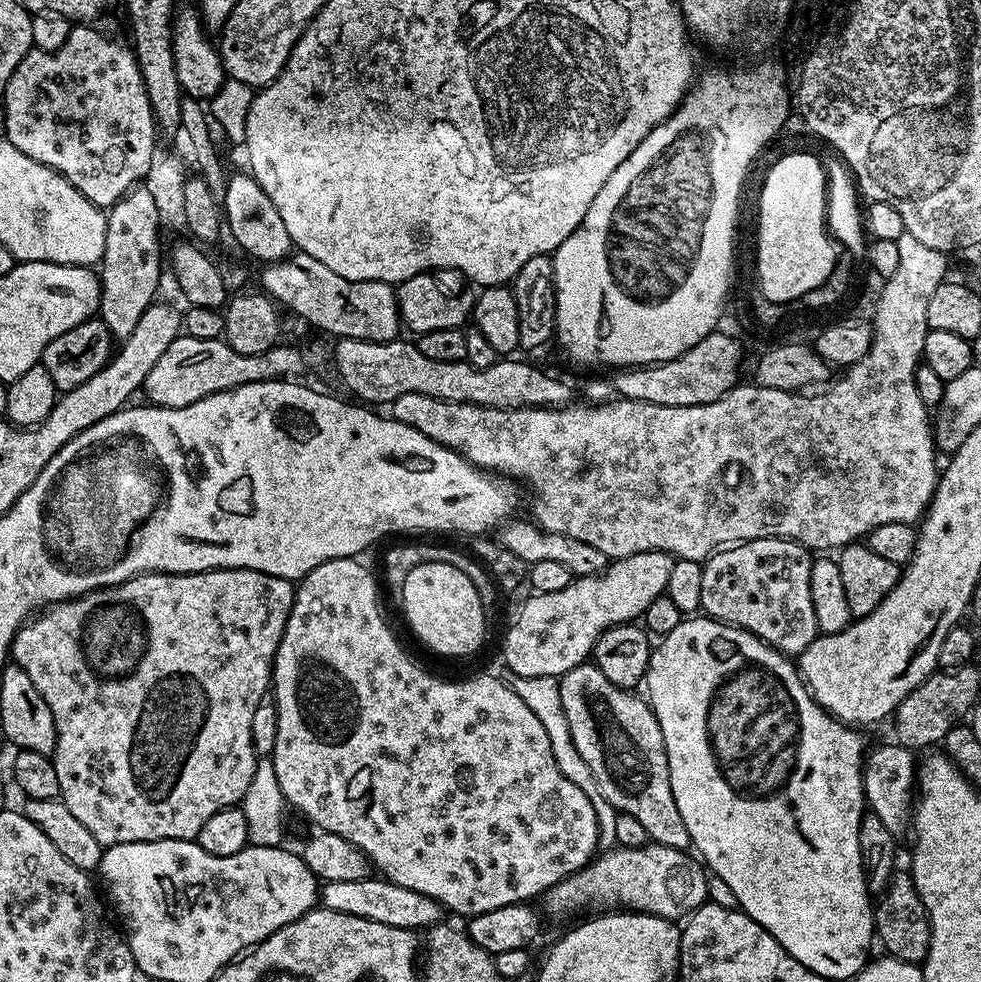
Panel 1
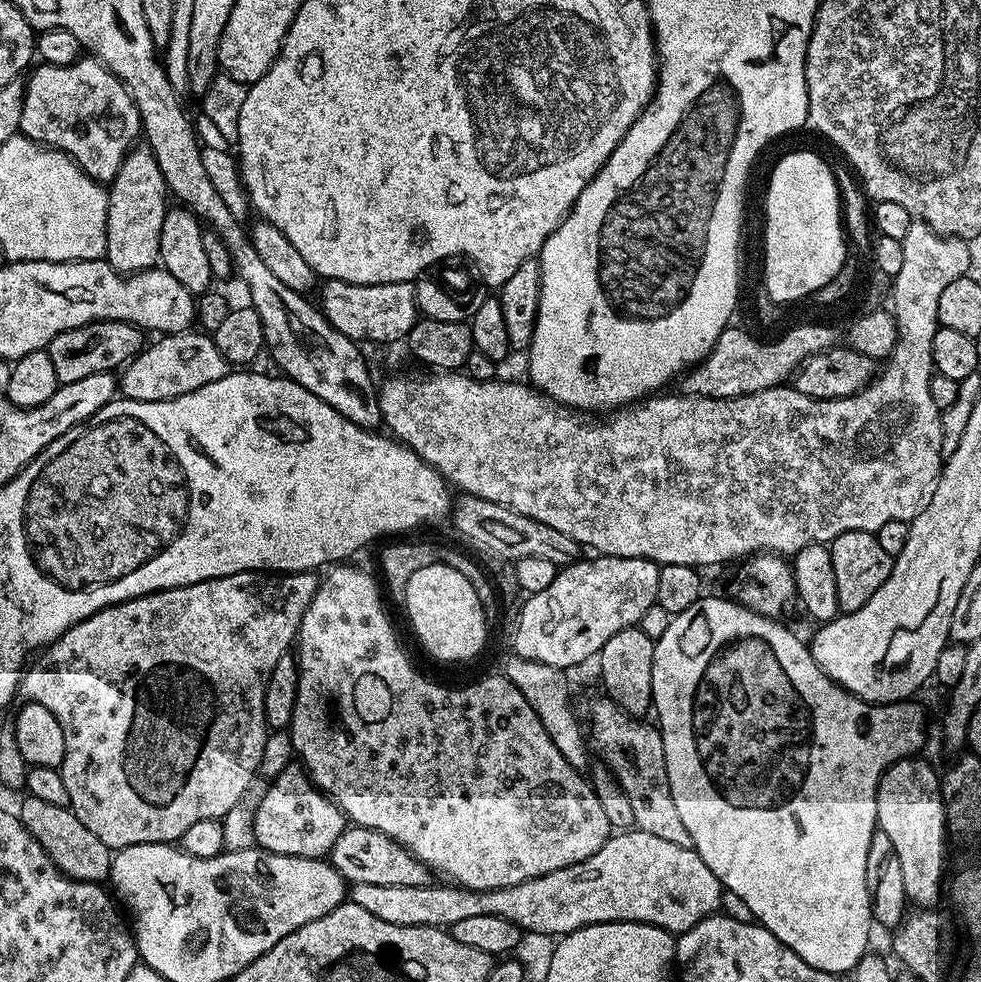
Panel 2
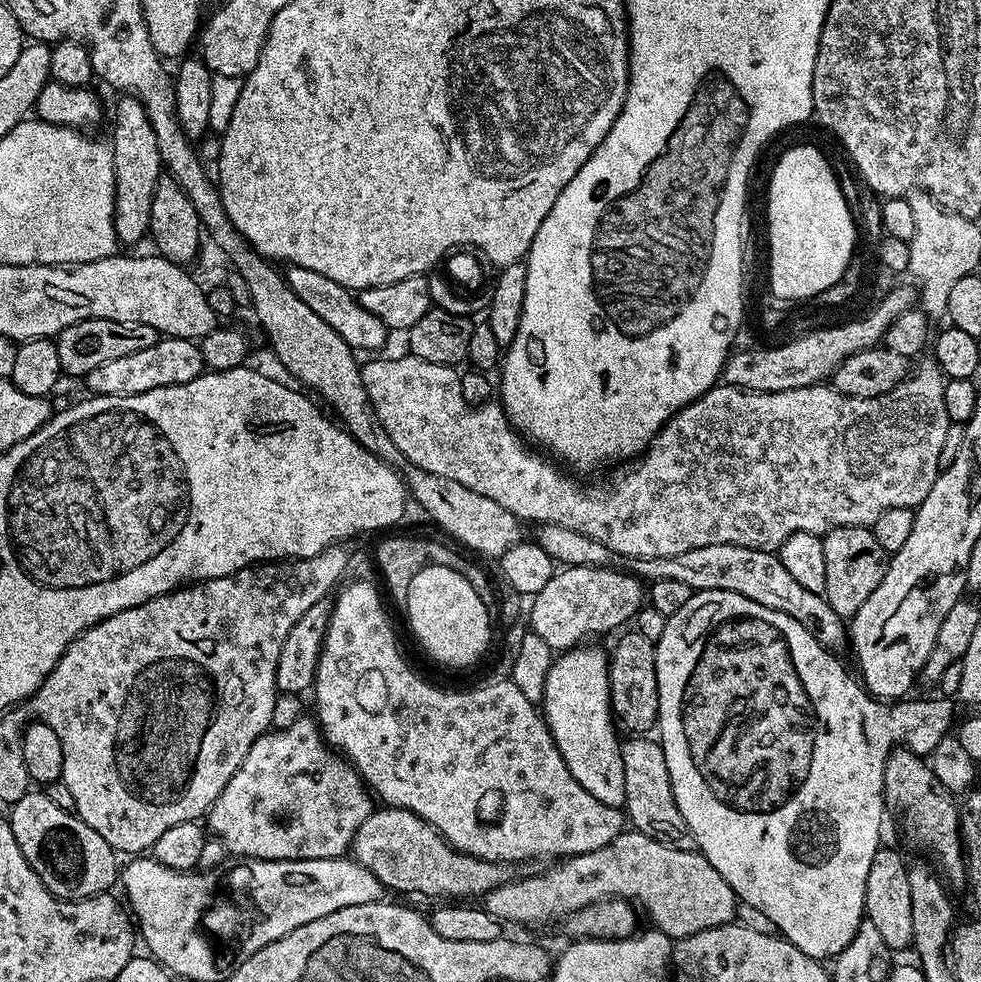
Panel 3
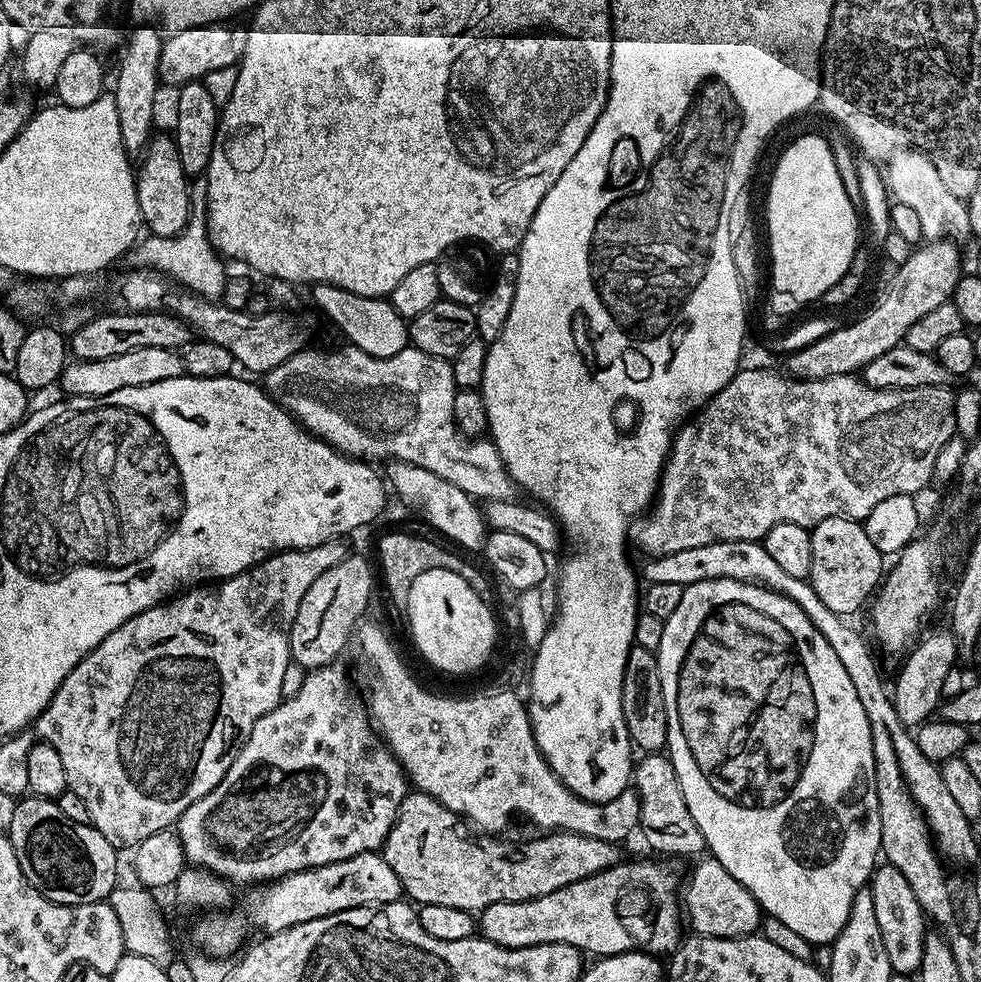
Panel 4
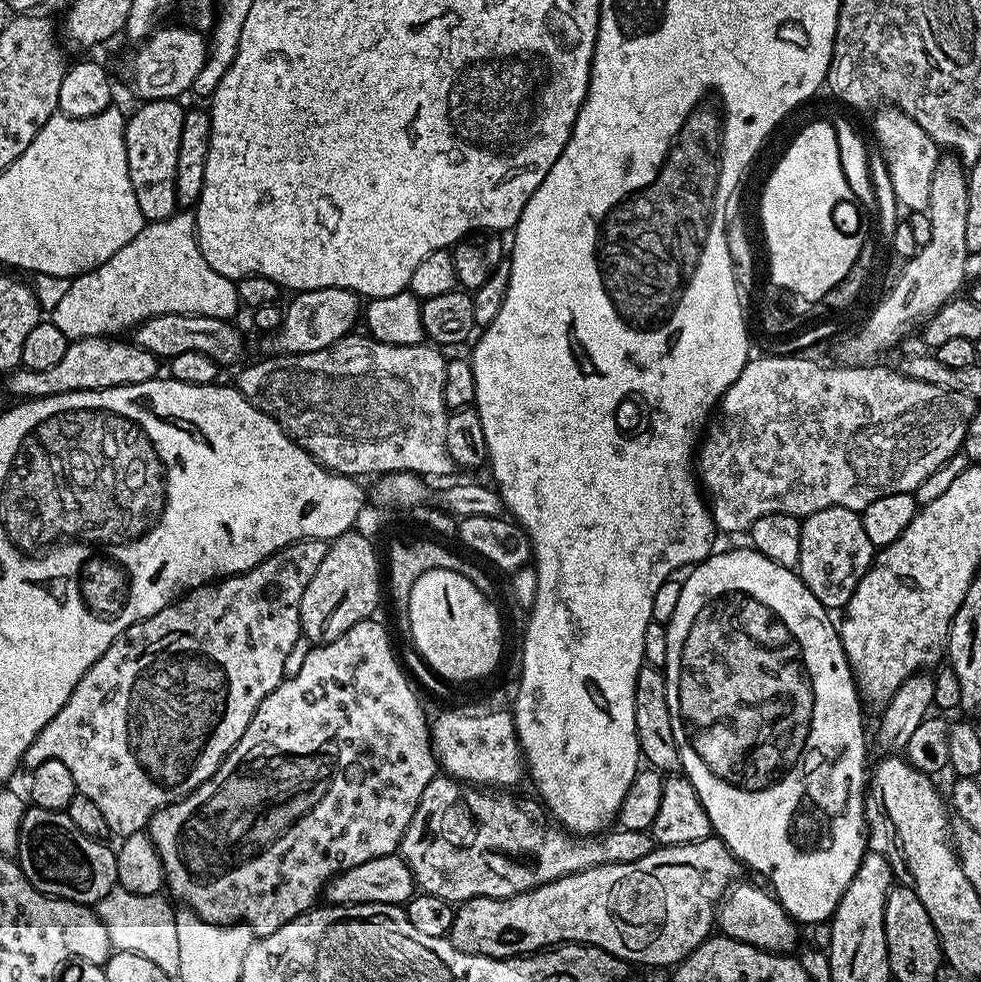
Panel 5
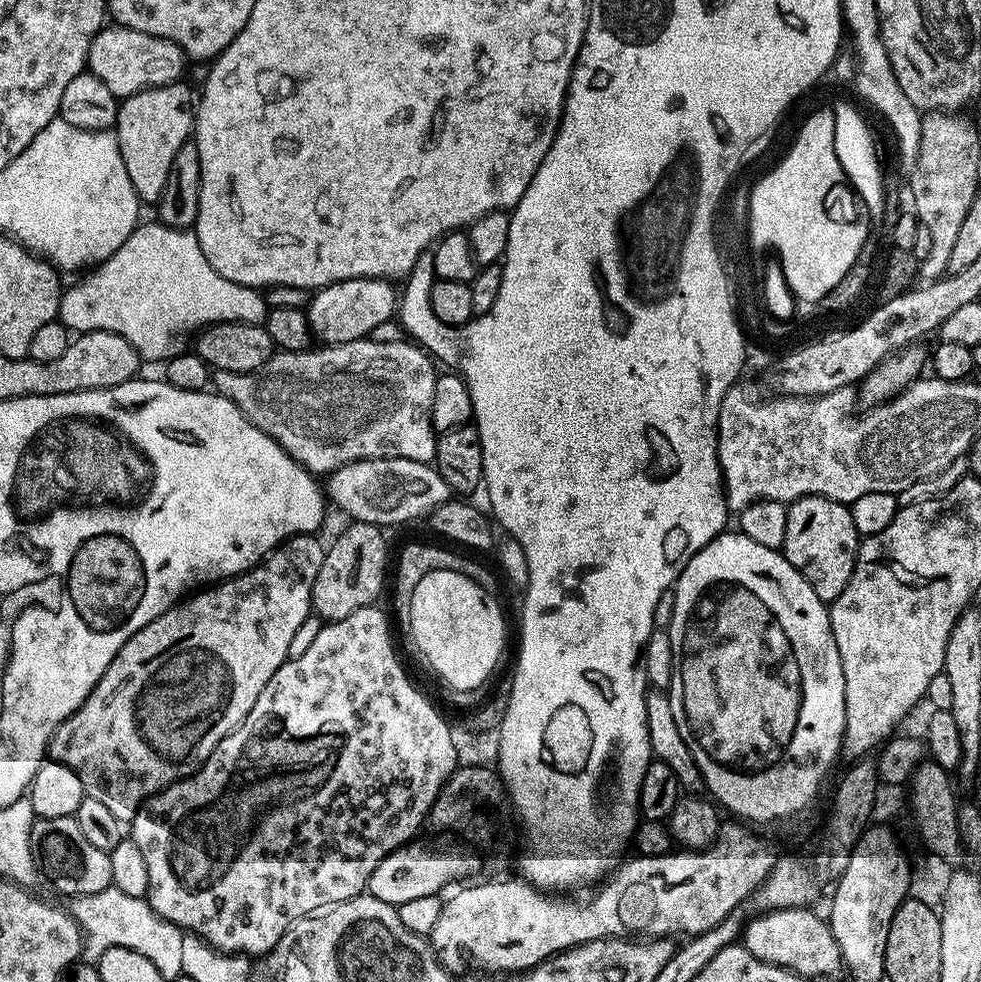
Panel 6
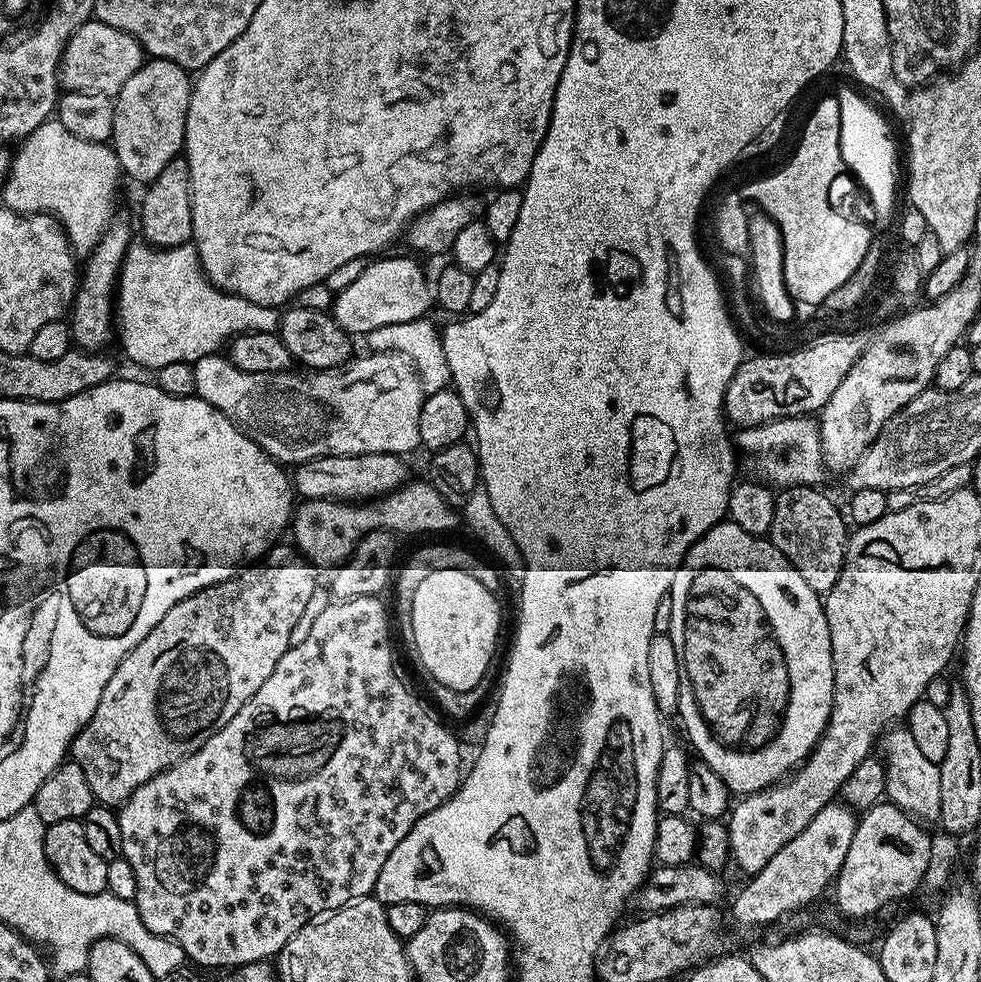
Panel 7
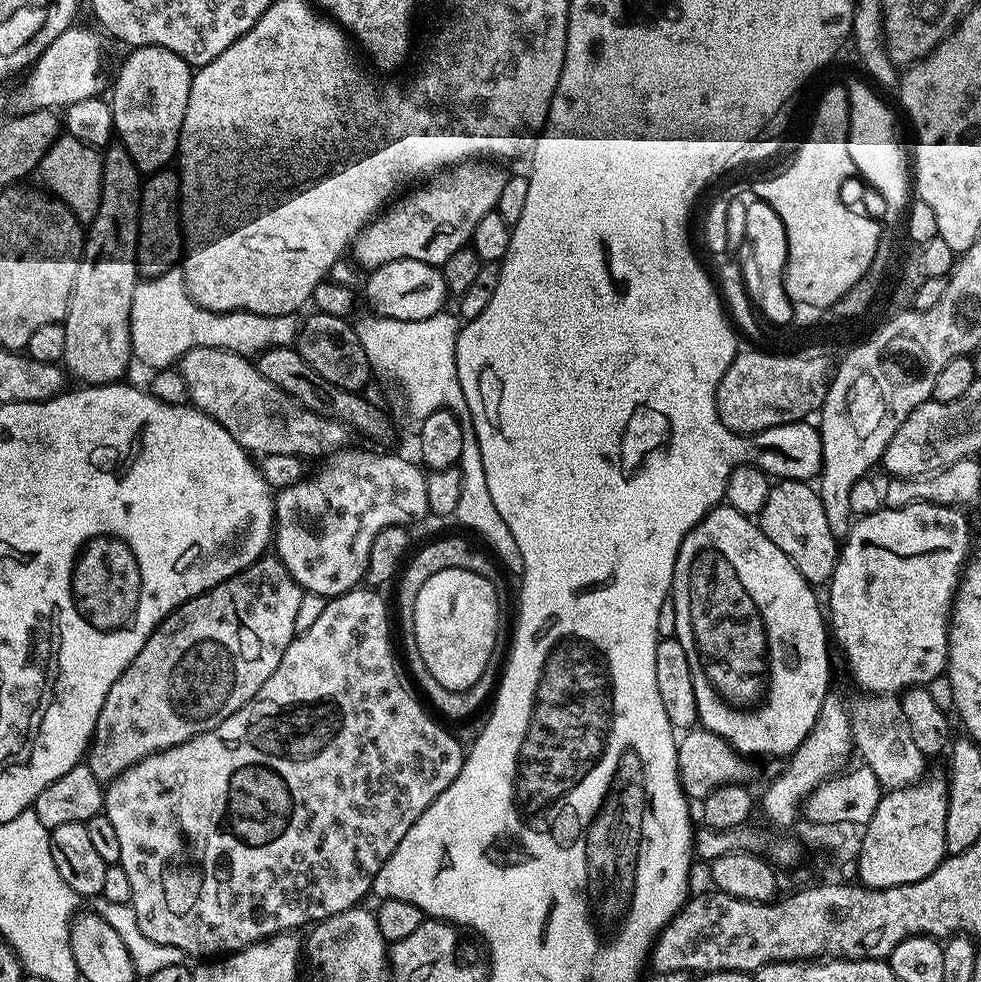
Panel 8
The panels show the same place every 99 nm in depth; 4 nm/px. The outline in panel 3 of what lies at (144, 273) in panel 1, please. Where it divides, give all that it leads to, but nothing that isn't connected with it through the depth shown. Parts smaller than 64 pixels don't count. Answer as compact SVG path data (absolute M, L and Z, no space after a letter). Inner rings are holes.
M127 94L119 97L116 117L112 120L110 143L114 154L114 182L116 183L116 213L114 226L116 239L121 245L136 244L149 235L150 204L154 202L154 192L162 175L158 134L150 126L146 106L136 96Z

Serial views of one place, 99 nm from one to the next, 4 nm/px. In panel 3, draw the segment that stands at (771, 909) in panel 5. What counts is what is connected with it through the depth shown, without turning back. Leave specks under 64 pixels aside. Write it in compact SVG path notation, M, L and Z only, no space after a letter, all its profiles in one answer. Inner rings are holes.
M625 830L614 842L602 846L593 852L581 856L569 856L557 868L550 872L542 872L538 876L528 876L522 880L509 879L508 883L490 890L482 897L482 906L495 920L508 924L552 924L556 919L573 916L578 910L590 906L599 900L626 900L639 906L653 920L659 931L671 936L673 941L683 940L685 936L693 936L702 930L720 928L724 924L736 920L736 892L710 866L705 856L699 851L678 850L669 844L658 842L646 834L635 830Z

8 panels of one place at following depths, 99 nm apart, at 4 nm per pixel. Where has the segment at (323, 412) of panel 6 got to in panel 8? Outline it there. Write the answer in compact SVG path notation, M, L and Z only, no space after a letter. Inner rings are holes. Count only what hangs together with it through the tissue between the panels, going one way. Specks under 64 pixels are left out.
M192 348L180 357L178 371L186 378L191 407L217 420L249 453L324 458L349 443L350 432L345 425L327 414L312 412L274 382L262 378L247 356L221 348Z

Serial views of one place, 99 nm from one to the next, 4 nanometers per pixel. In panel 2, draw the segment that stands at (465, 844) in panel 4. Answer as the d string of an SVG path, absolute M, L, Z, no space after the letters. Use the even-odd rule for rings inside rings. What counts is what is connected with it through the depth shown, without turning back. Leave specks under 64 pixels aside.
M345 827L334 842L330 862L345 882L370 886L422 886L429 883L430 869L416 856L411 856L398 842L373 828Z

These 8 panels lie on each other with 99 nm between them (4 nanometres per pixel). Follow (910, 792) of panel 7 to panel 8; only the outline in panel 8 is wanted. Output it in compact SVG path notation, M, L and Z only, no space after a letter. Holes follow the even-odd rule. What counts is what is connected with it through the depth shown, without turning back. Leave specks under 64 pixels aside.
M860 694L850 704L852 718L852 742L855 751L860 752L863 767L874 770L881 789L909 788L925 775L926 757L910 734L906 714L902 714L899 699L892 694Z

